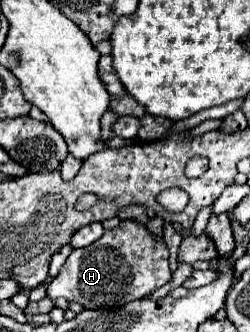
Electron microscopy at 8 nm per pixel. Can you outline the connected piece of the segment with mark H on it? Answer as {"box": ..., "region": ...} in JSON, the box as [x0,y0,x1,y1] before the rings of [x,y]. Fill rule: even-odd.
{"box":[47,219,169,309],"region":[[[125,219],[117,227],[105,231],[97,243],[73,249],[59,275],[49,283],[47,295],[51,299],[65,297],[85,309],[109,309],[147,297],[169,279],[169,249],[163,239],[155,237],[143,223]]]}

